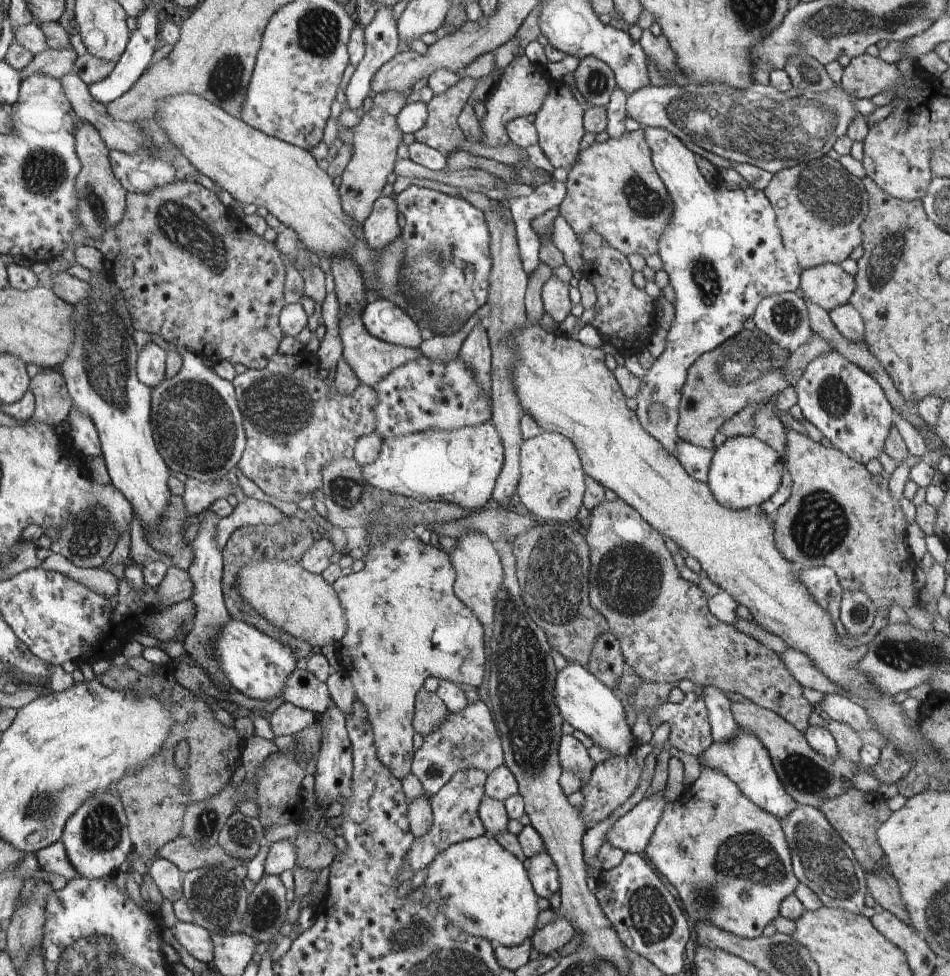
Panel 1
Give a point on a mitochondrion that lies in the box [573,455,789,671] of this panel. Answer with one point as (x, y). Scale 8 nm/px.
(627, 579)

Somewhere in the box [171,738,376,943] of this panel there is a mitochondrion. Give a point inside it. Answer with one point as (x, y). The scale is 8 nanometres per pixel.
(214, 893)

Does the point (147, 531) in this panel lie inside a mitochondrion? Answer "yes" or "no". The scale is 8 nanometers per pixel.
no

